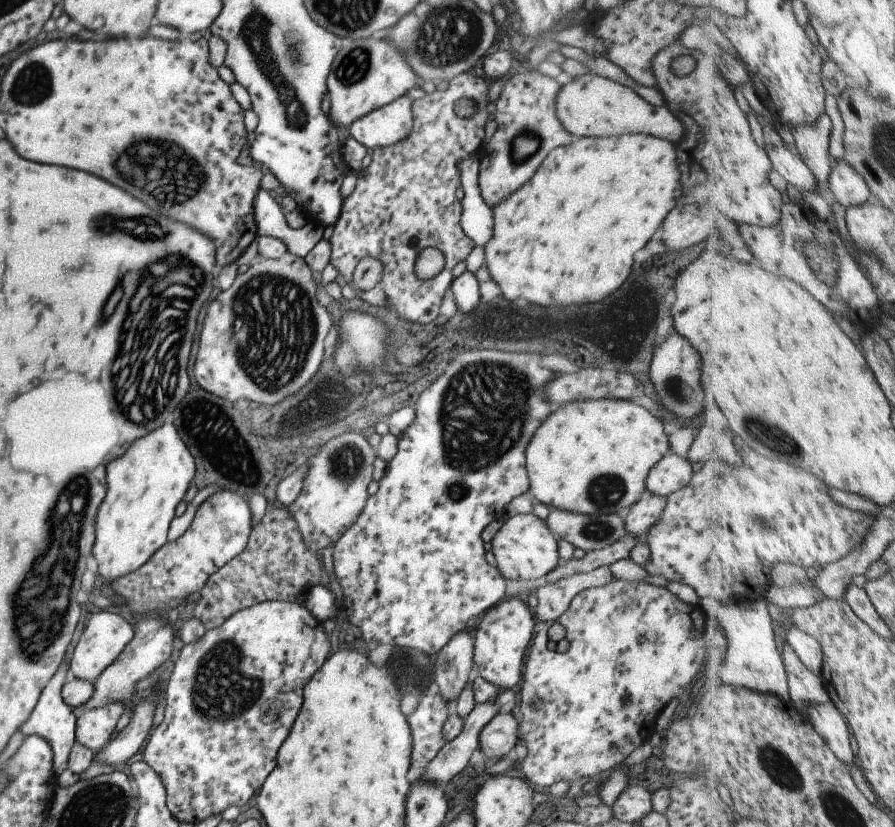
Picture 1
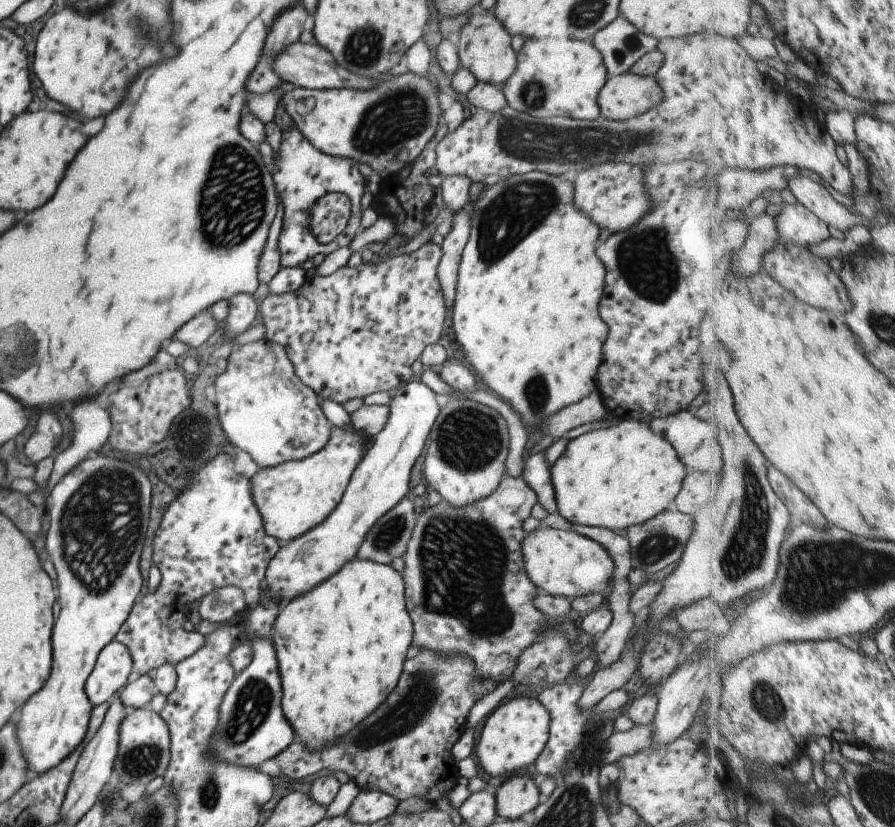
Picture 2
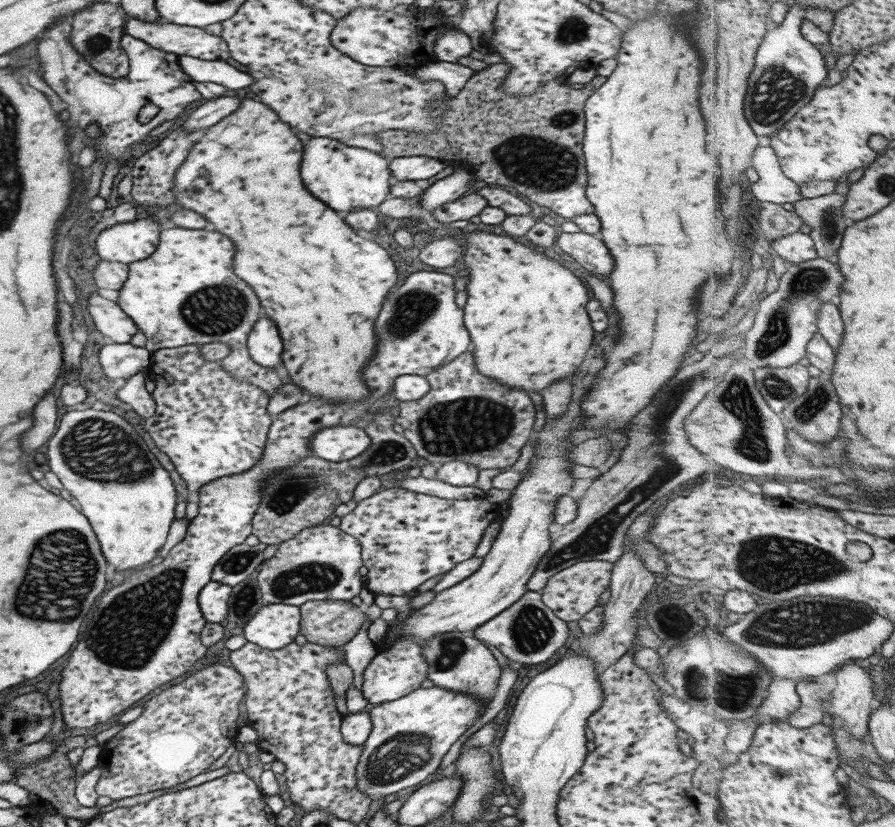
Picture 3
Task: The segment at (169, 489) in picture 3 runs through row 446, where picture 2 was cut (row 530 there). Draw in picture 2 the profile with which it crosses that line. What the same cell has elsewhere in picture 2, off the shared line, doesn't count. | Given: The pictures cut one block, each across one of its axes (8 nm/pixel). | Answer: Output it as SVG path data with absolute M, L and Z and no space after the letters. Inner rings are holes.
M99 454L78 462L50 490L45 550L56 574L59 616L52 626L51 668L47 680L27 698L21 708L19 720L15 723L16 737L21 752L27 759L30 777L58 765L85 736L92 707L84 691L85 679L91 672L99 651L114 639L119 627L125 622L134 606L135 597L141 590L139 554L147 534L151 496L149 490L149 479L141 469L127 460Z

